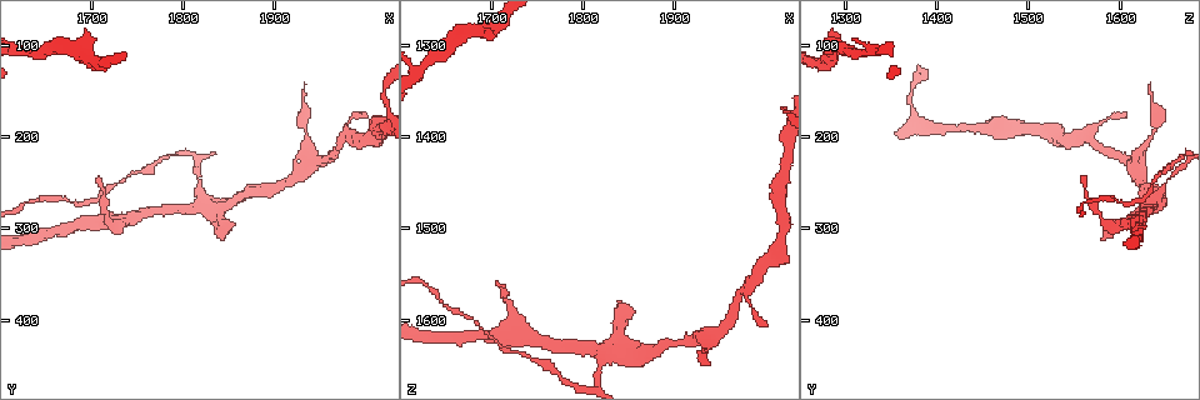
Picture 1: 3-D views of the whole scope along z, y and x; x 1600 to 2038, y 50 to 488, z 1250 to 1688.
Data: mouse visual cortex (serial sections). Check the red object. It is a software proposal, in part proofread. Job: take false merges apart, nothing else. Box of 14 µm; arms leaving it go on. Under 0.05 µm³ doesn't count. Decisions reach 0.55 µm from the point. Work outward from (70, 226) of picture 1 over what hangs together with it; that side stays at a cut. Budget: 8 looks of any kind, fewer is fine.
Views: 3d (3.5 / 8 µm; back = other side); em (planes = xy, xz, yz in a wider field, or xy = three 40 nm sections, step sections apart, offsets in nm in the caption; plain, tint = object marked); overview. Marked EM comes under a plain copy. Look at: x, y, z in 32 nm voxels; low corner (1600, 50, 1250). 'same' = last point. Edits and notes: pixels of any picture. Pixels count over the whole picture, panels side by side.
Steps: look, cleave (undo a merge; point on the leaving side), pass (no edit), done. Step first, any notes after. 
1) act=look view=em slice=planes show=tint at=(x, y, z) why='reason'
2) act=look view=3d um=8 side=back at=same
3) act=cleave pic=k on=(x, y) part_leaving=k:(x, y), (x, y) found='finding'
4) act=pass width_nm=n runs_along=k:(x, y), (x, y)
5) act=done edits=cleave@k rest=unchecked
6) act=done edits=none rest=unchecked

act=look view=3d um=3.5 at=(1715, 290, 1580)

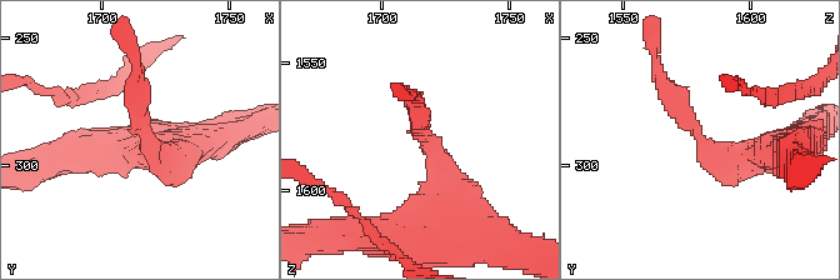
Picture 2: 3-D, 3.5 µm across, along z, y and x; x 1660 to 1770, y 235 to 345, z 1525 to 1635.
act=look view=em slice=xy step=3 show=tint at=(1717, 288, 1580)

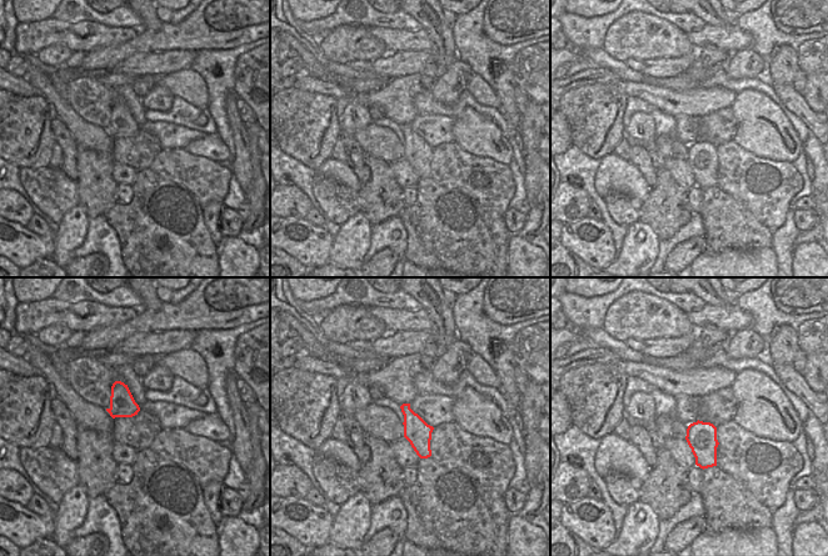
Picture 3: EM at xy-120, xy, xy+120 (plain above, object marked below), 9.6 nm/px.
act=look view=em slice=xy step=1 show=tint at=same why='another direction'

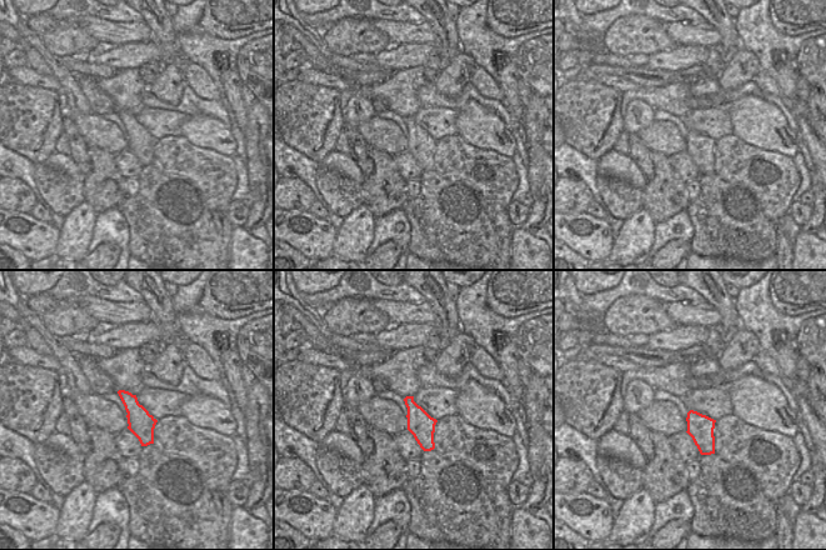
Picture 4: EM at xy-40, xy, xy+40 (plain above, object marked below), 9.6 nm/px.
act=pass runs_along=2:(761, 153), (710, 153), (656, 61) found='continuous, no second cell'

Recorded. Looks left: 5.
act=look view=3d um=3.5 at=(1935, 220, 1620) why='sudden change in width'

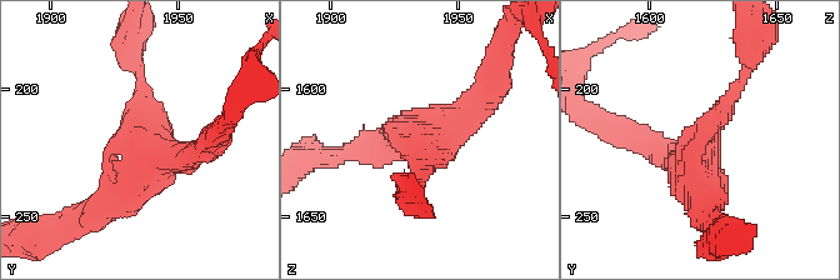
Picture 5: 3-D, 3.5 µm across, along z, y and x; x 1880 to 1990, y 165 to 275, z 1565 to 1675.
act=look view=em slice=xy step=2 show=tint at=(1939, 221, 1621)

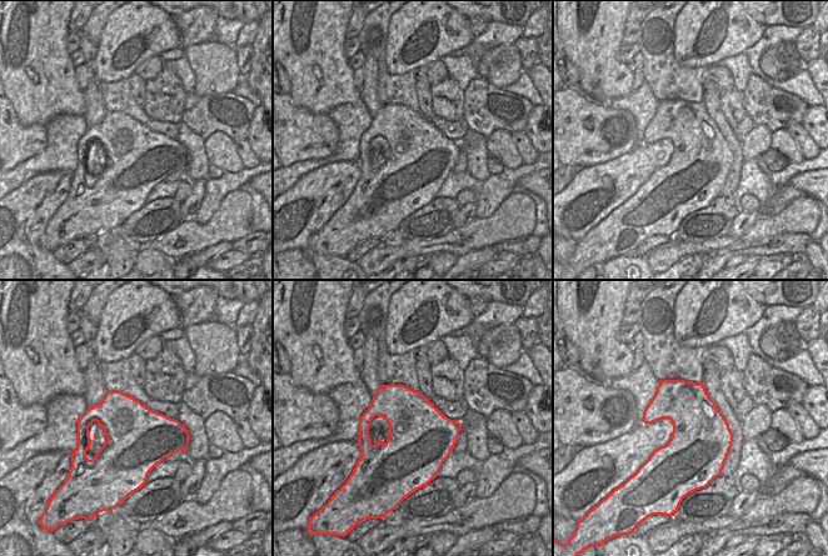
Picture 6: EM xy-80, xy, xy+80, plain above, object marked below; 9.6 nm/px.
act=pass found='one cell here'

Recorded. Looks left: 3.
act=look view=3d um=8 at=(1815, 250, 1655) why='narrows sharply'

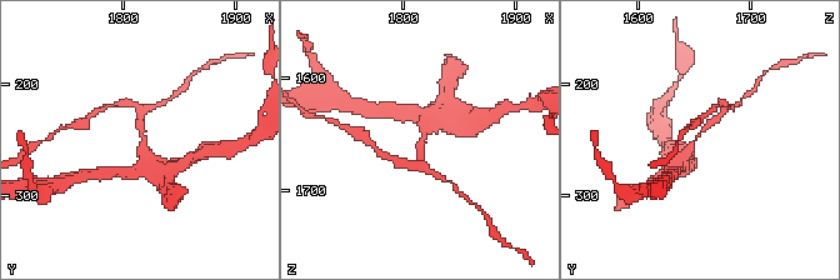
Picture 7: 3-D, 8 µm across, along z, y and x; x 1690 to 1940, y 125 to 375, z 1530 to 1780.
act=look view=3d um=3.5 at=(1818, 250, 1654)

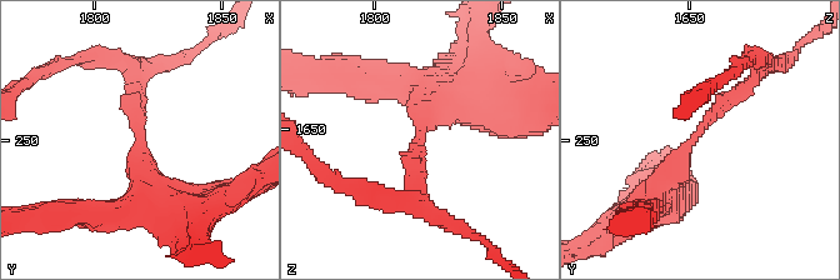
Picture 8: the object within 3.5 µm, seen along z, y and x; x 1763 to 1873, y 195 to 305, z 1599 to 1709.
act=look view=em slice=xy step=2 show=tint at=(1819, 250, 1652)

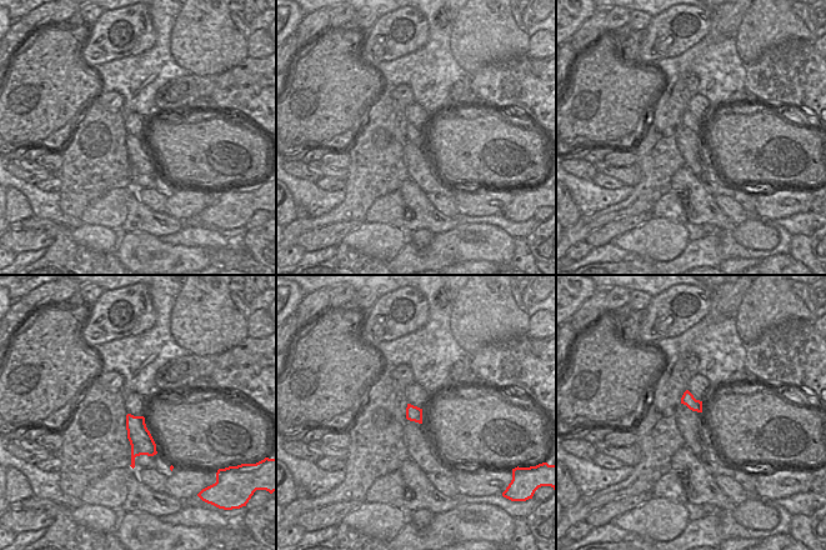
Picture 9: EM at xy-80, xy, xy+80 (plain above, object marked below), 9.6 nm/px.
act=cleave pic=8 on=(140, 128) part_leaving=8:(140, 168), (136, 71) found='two cells meet here'

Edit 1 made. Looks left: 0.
act=done edits=cleave@8 rest=unchecked

